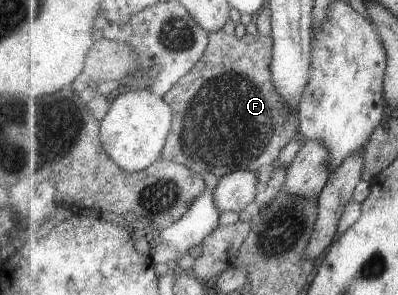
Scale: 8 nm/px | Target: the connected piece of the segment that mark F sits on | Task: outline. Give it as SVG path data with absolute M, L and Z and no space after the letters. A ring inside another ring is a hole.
M224 31L209 33L205 55L163 96L174 109L174 118L162 156L185 164L194 172L211 172L220 177L236 171L259 171L270 166L282 148L298 136L301 128L300 112L293 113L287 107L273 83L273 50L272 35L252 36L246 33L238 39Z

